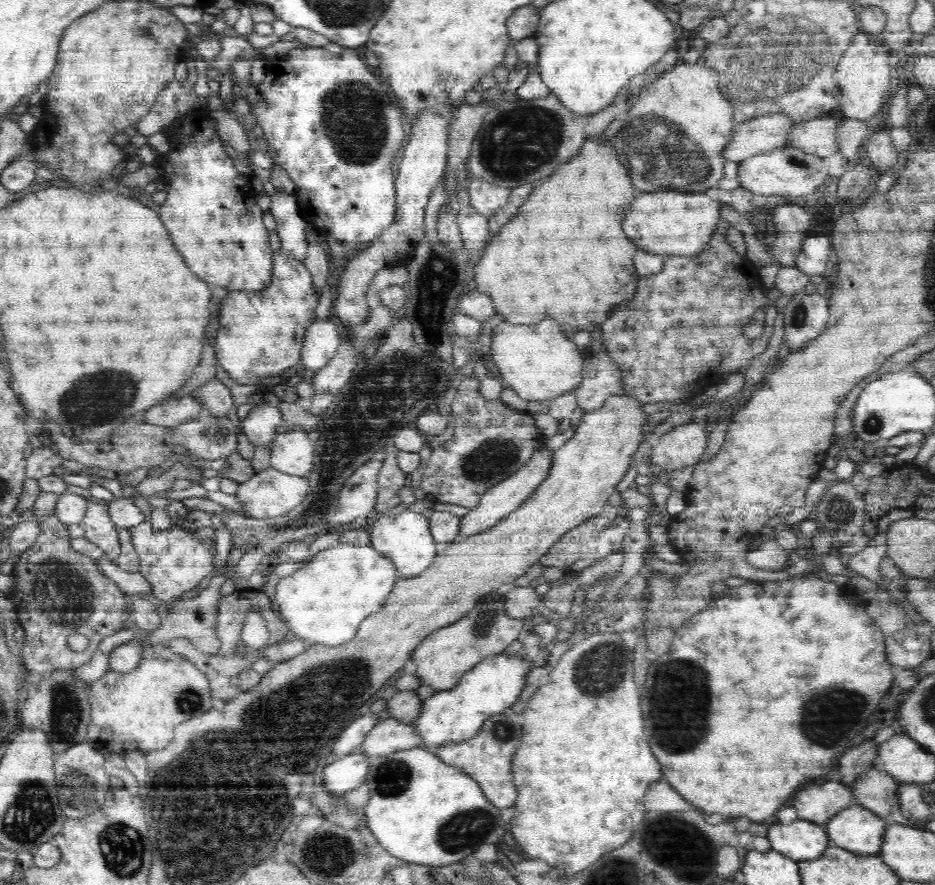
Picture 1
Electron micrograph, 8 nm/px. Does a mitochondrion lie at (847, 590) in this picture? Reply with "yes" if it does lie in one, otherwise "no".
no

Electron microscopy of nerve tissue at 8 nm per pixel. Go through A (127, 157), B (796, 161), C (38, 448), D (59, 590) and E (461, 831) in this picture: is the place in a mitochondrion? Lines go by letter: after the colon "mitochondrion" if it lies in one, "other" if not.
A: other
B: other
C: other
D: mitochondrion
E: mitochondrion

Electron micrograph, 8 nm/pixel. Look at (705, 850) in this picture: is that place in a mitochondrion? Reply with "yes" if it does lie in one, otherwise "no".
yes

